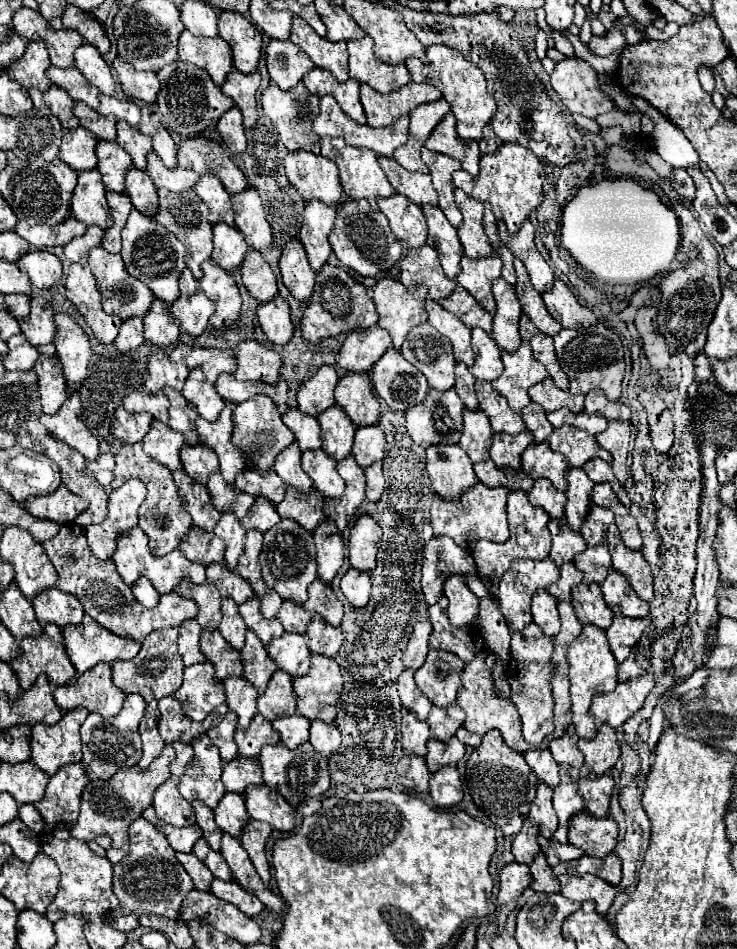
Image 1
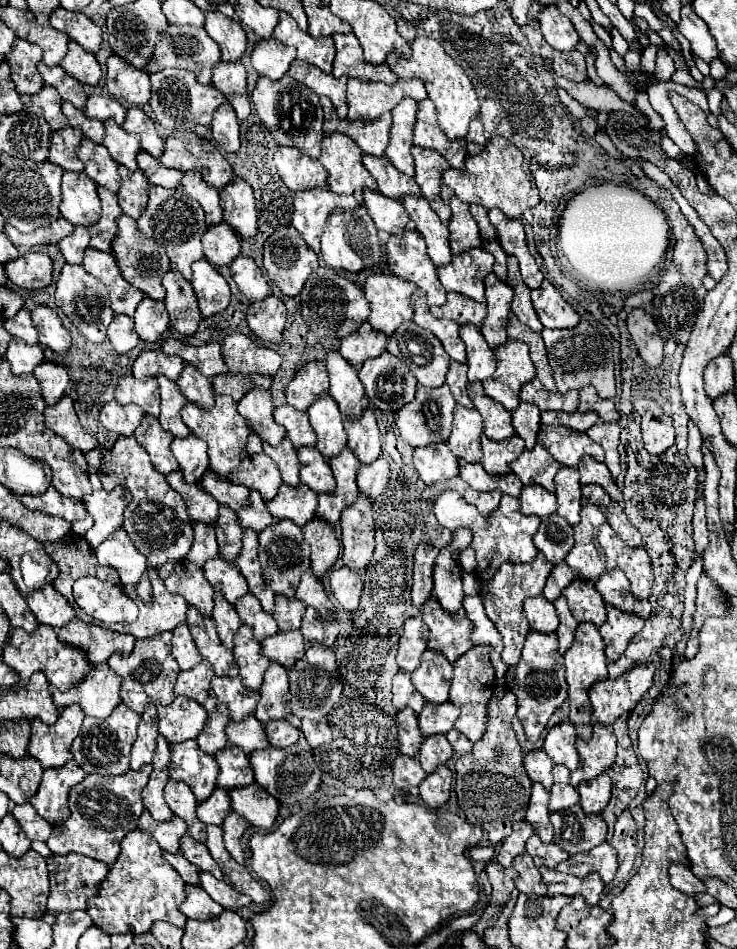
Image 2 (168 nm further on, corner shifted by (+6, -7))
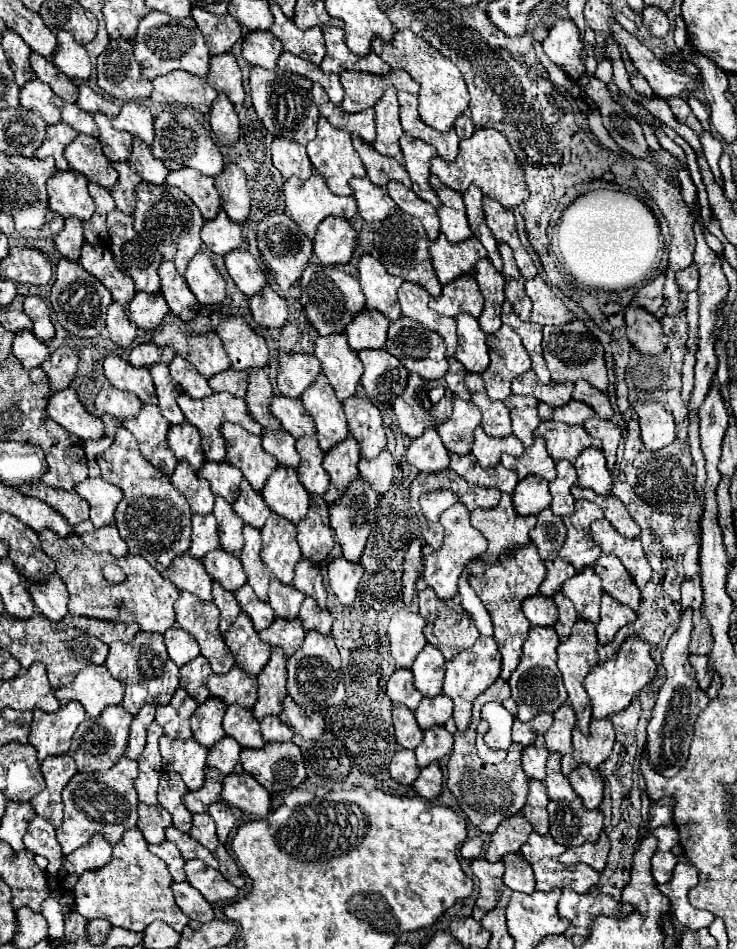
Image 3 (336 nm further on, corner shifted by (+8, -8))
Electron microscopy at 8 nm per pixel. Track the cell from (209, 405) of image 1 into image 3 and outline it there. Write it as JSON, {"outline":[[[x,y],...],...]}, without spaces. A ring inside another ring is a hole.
{"outline":[[[176,356],[168,368],[170,368],[170,376],[192,398],[206,398],[206,396],[212,394],[212,388],[208,386],[208,380],[182,356]]]}

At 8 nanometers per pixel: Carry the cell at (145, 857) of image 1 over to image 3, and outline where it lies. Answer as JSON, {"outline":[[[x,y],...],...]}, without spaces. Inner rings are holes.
{"outline":[[[138,828],[124,832],[120,844],[116,844],[112,852],[112,860],[92,872],[84,872],[74,886],[76,894],[76,912],[84,918],[104,918],[112,926],[120,926],[126,930],[142,932],[154,920],[162,920],[170,924],[174,930],[182,932],[188,924],[188,918],[180,912],[172,896],[172,876],[166,864],[148,850],[148,844]]]}

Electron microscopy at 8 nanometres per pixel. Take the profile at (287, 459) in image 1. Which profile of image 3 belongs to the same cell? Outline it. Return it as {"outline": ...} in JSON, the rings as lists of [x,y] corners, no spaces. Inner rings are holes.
{"outline":[[[264,430],[262,432],[262,448],[264,448],[264,452],[274,456],[278,460],[278,464],[284,464],[288,468],[296,468],[300,464],[294,442],[296,440],[284,430],[276,430],[276,432]]]}

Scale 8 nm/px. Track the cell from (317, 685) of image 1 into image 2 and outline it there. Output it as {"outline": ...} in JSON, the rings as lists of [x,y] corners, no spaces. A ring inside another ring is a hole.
{"outline":[[[308,643],[304,657],[288,671],[290,677],[290,709],[296,717],[322,721],[330,709],[342,699],[342,683],[336,677],[336,655],[332,647],[322,647],[322,643]]]}

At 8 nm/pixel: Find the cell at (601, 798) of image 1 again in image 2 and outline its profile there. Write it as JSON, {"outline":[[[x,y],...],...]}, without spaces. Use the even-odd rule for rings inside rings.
{"outline":[[[606,773],[598,775],[596,779],[584,781],[576,787],[576,791],[580,793],[580,805],[586,813],[602,813],[602,809],[608,805],[610,801],[610,777]]]}

